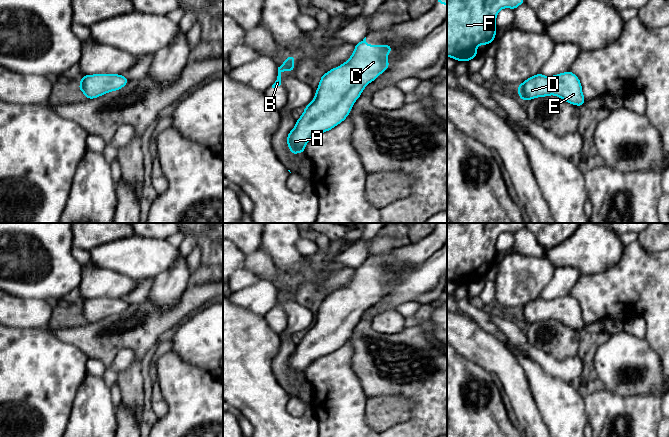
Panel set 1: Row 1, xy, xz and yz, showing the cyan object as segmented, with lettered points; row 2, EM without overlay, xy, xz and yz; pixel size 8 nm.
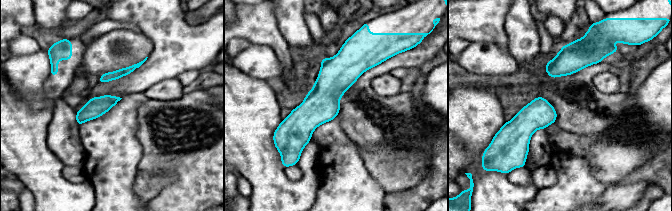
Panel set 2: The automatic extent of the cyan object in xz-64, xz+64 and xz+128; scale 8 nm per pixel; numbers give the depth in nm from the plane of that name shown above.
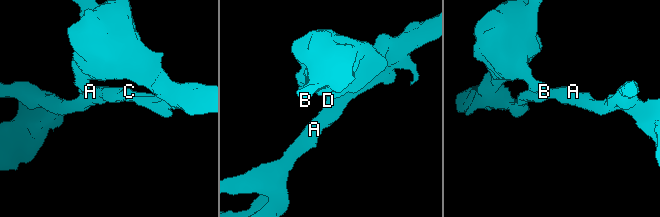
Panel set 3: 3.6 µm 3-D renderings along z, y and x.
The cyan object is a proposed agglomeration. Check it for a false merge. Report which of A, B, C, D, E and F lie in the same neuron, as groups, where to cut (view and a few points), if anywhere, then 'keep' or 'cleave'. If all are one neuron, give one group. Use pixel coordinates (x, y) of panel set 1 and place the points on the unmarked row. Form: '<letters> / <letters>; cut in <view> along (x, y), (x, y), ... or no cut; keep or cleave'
A B C D E F; no cut; keep

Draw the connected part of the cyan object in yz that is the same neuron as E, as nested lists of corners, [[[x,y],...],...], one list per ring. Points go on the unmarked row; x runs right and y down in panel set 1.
[[[570,294],[554,300],[538,297],[522,306],[517,311],[517,316],[522,325],[550,319],[579,331],[586,325],[579,302]]]

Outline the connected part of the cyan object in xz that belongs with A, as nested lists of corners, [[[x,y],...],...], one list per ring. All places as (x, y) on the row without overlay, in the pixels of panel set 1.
[[[365,261],[360,267],[355,268],[353,278],[345,287],[321,300],[314,323],[304,332],[304,337],[296,344],[295,351],[287,359],[287,369],[293,379],[305,376],[308,365],[346,343],[364,312],[390,290],[387,280],[391,275],[391,269],[368,269]]]

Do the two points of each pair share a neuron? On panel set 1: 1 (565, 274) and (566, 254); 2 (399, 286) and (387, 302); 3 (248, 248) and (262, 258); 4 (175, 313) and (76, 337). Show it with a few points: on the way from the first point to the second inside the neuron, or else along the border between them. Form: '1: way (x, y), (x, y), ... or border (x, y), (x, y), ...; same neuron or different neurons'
1: border (556, 266), (570, 266), (578, 269), (583, 274); different neurons
2: way (399, 290), (391, 298); same neuron
3: border (258, 247), (245, 255); different neurons
4: way (150, 324), (120, 337), (101, 339); same neuron

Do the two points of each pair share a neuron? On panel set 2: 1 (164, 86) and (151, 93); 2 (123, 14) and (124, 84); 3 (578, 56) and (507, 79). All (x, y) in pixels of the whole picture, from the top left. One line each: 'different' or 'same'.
1: same
2: same
3: different

